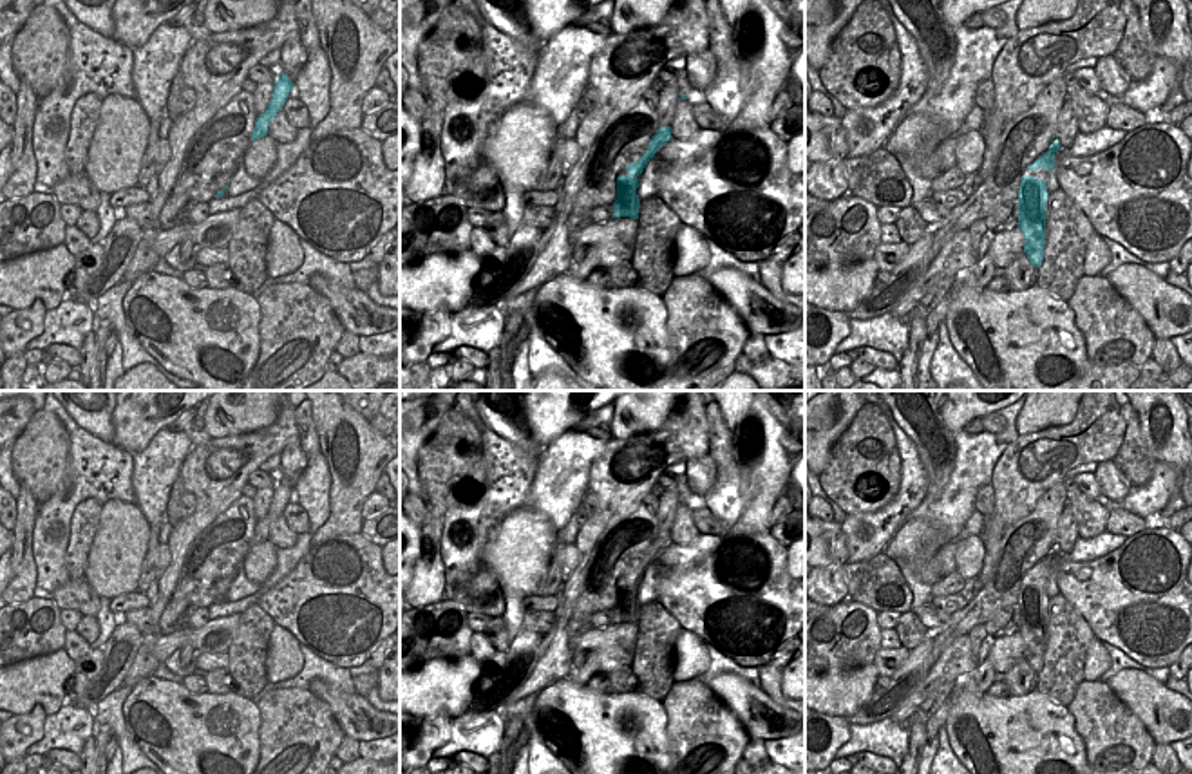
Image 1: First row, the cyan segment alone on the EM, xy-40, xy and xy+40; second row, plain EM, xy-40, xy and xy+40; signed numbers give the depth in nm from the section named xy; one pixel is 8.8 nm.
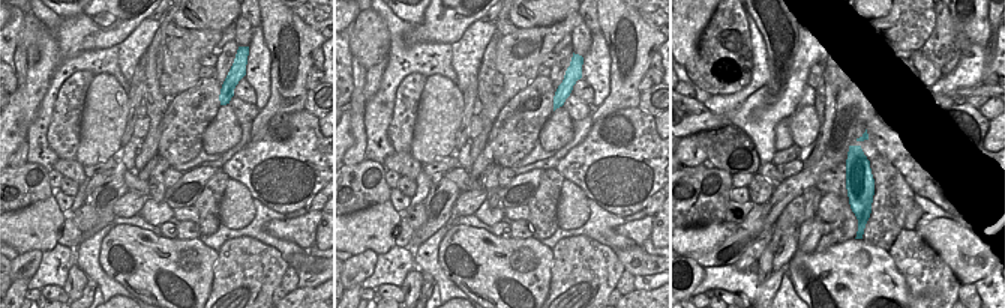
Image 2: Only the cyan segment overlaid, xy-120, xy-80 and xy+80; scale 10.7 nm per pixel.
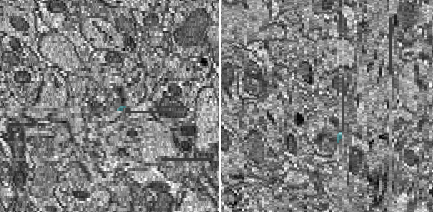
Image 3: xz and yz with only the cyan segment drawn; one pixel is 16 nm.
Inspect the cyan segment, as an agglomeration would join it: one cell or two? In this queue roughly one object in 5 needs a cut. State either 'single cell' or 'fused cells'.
single cell

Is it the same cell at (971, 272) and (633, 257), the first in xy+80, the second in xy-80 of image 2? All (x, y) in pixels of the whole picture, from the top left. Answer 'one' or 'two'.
one

